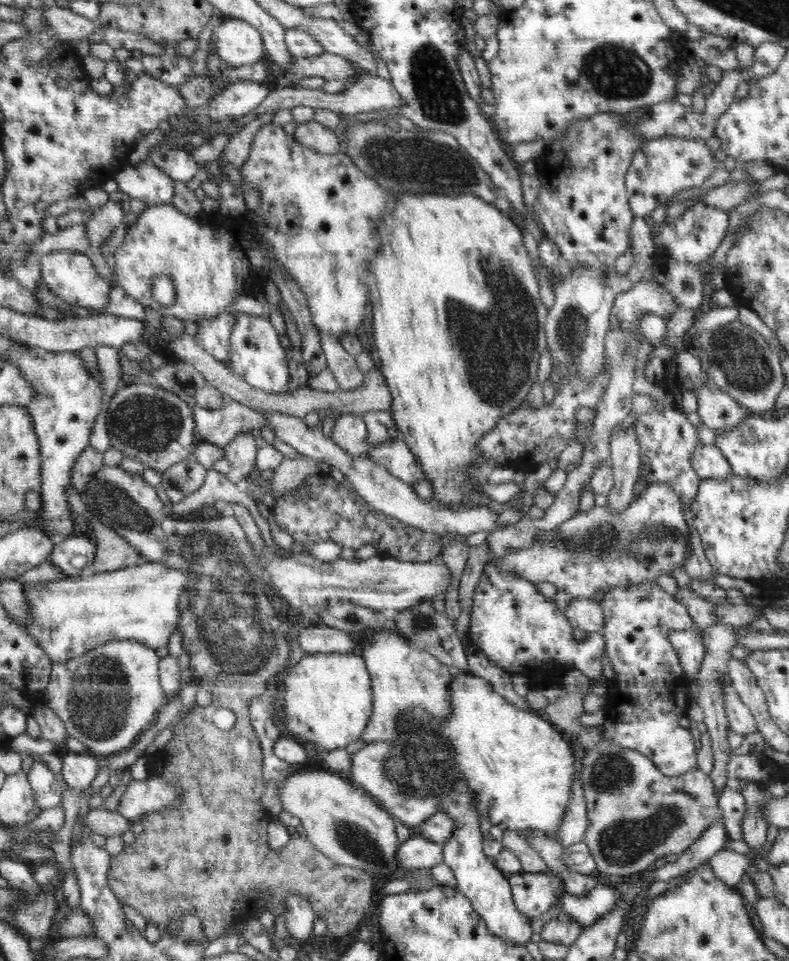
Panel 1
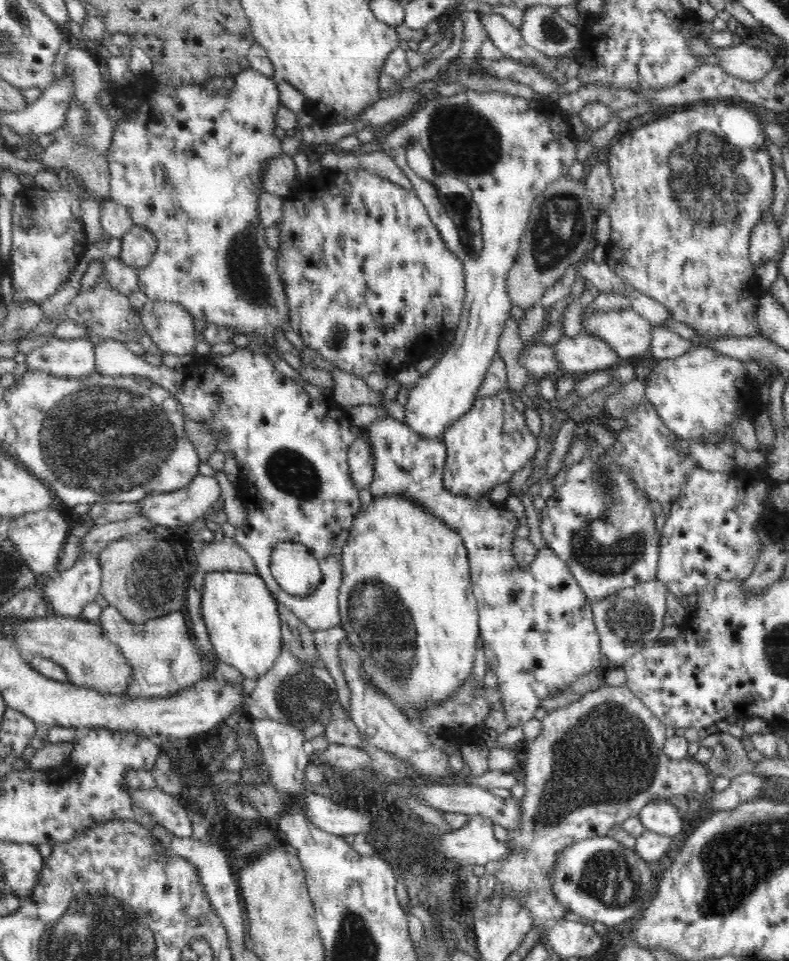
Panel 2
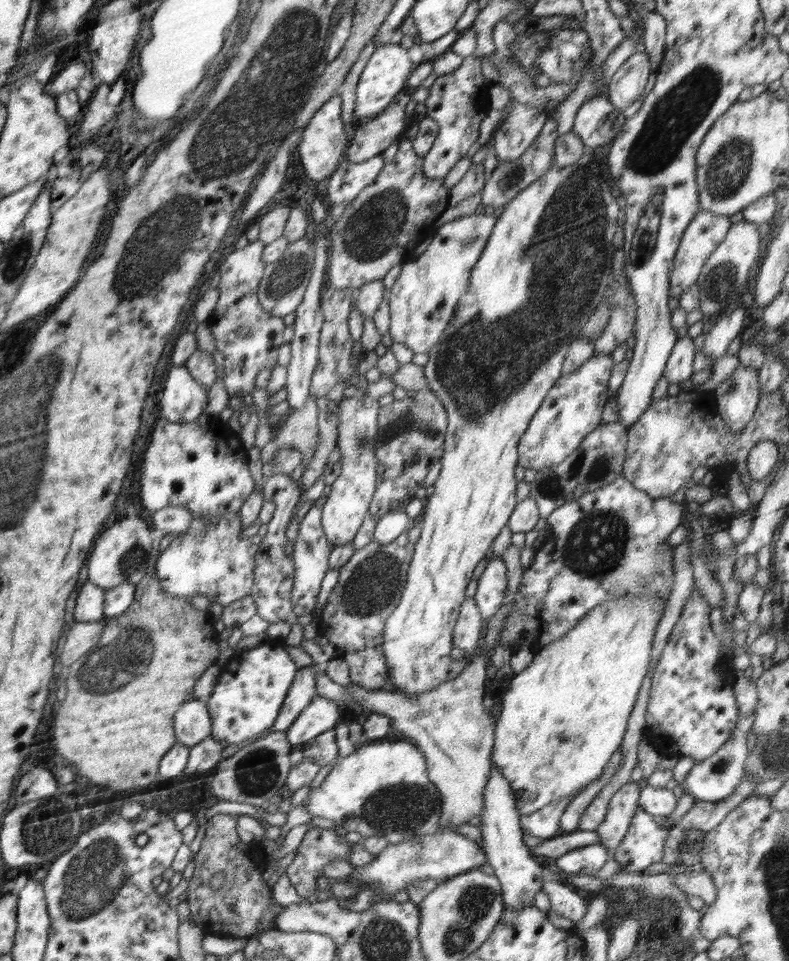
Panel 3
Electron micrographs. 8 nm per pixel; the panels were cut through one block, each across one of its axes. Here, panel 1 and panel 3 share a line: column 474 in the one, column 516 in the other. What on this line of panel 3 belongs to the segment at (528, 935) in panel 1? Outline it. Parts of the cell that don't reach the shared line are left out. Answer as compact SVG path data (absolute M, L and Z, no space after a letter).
M497 766L491 768L484 792L484 809L480 818L476 820L483 838L483 848L487 861L494 869L501 884L504 908L528 908L533 905L535 896L541 891L543 868L534 860L534 855L522 840L520 813L516 809L516 796L510 788L510 783L503 778Z

